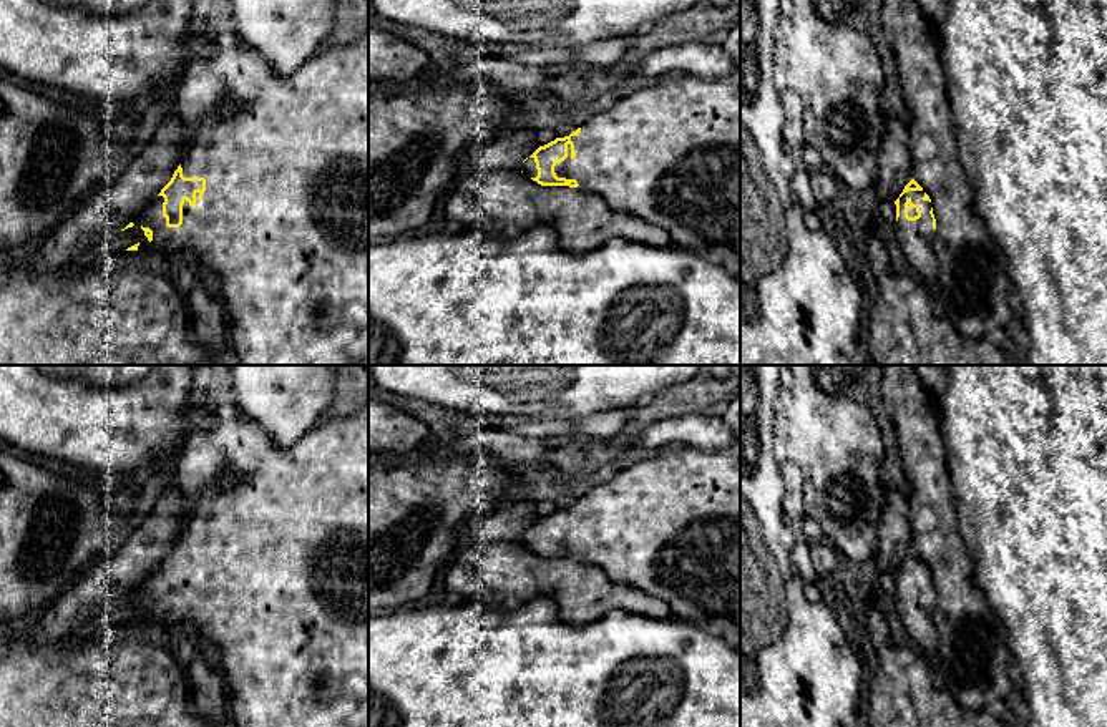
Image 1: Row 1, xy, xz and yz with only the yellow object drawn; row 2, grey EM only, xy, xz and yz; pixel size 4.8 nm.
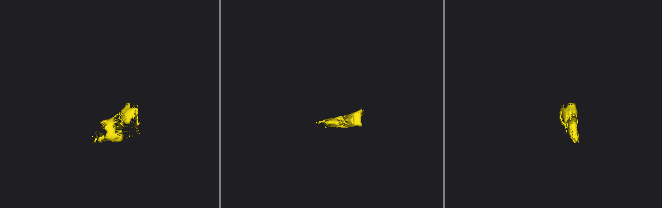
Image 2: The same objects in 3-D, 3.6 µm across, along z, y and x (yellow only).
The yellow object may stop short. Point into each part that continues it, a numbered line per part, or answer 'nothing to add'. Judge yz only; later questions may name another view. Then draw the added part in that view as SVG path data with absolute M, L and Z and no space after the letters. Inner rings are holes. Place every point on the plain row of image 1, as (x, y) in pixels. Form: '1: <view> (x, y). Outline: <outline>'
1: yz (915, 609). Outline: M908 563L900 569L900 589L896 593L896 606L905 629L921 647L923 654L938 651L938 631L933 621L933 589L929 586L931 574L923 573L924 563ZM911 571L919 578L921 589L908 593L905 589L905 574Z

